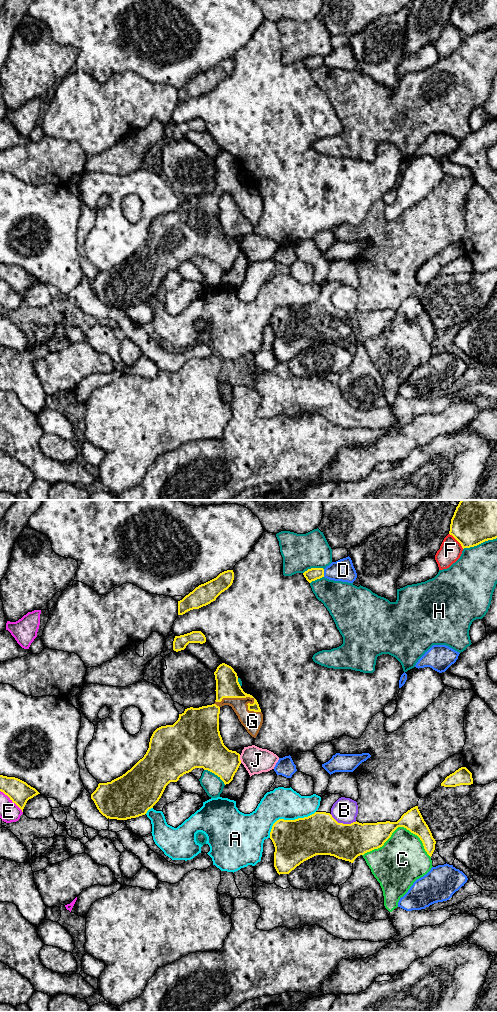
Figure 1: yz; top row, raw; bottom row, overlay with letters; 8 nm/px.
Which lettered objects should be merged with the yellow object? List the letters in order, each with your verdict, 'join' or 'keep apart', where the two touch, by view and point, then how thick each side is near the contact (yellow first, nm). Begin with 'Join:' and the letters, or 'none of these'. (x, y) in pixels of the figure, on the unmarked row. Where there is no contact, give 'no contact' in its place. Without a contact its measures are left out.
Join: G, J
A: keep apart; contact yz (287, 308); calibres 340 and 260 nm
B: keep apart; contact yz (342, 311); calibres 340 and 200 nm
C: keep apart; contact yz (399, 314); calibres 220 and 360 nm
D: keep apart; contact yz (323, 61); calibres 100 and 180 nm
E: keep apart; contact yz (12, 289); calibres 180 and 160 nm
F: keep apart; contact yz (457, 28); calibres 280 and 180 nm
G: join; contact yz (247, 184); calibres 190 and 160 nm
H: keep apart; contact yz (479, 31); calibres 280 and 360 nm
J: join; contact yz (239, 247); calibres 280 and 220 nm

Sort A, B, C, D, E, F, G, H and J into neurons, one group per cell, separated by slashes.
A / B / C / D / E / F / G J / H

